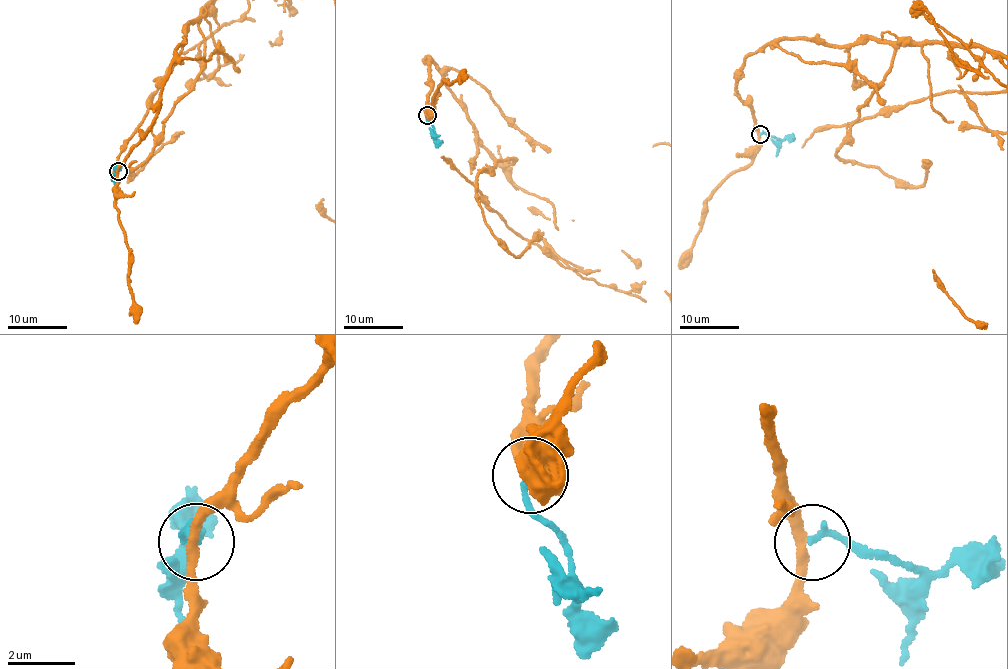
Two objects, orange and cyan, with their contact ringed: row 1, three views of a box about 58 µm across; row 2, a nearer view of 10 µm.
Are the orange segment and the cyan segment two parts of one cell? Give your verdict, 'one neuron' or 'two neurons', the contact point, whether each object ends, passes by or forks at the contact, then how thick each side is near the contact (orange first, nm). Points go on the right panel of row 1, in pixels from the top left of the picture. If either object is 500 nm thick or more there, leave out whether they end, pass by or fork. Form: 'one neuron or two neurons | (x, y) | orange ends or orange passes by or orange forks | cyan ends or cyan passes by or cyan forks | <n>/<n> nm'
two neurons | (760, 134) | orange passes by | cyan ends | 280/180 nm

